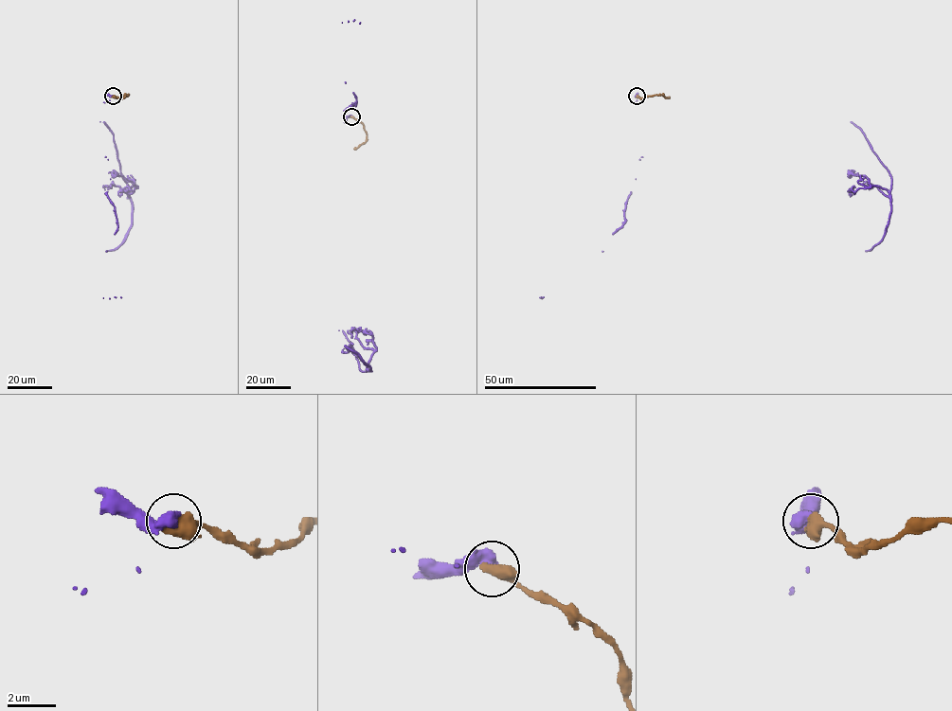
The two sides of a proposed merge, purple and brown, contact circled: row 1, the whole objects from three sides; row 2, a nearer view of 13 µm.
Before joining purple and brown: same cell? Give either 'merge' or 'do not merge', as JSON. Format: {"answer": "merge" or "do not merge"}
{"answer": "do not merge"}

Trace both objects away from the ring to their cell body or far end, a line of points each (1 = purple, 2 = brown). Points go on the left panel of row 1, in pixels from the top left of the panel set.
1: (113, 96), (104, 121), (113, 134), (128, 192), (137, 187), (131, 193), (120, 190), (106, 251), (116, 297)
2: (113, 96), (123, 98), (128, 95), (115, 97)

